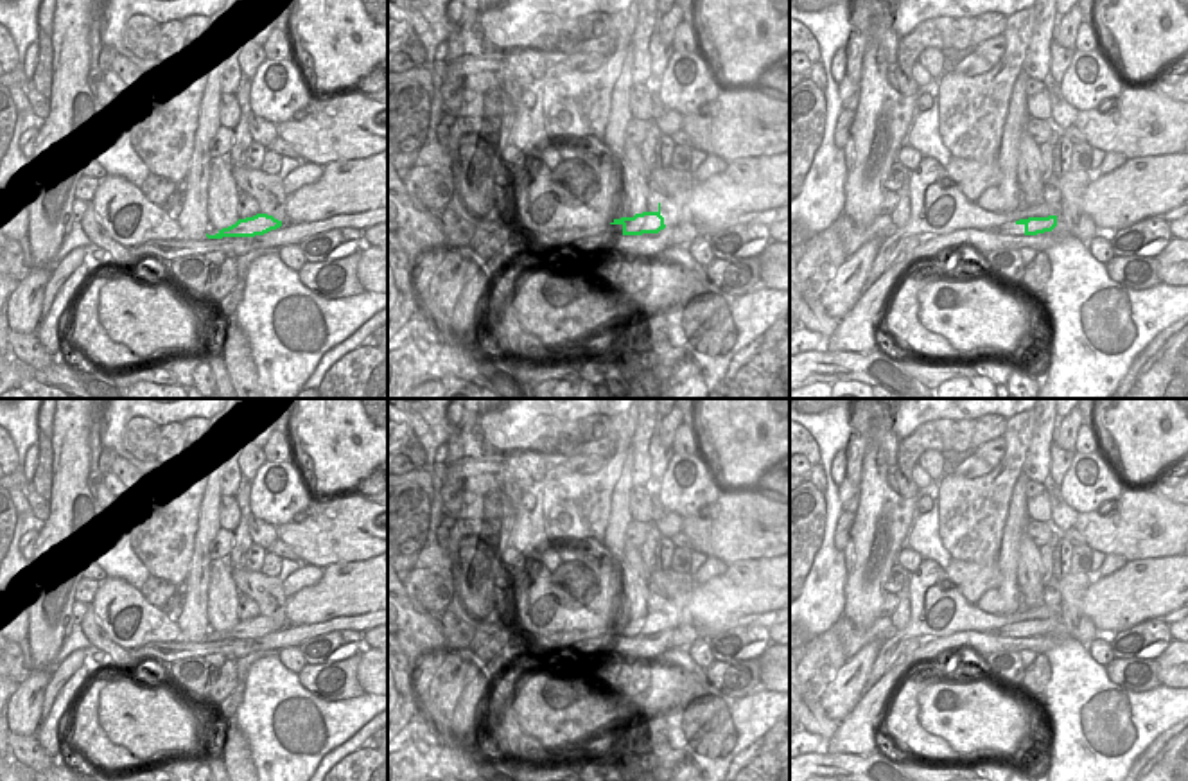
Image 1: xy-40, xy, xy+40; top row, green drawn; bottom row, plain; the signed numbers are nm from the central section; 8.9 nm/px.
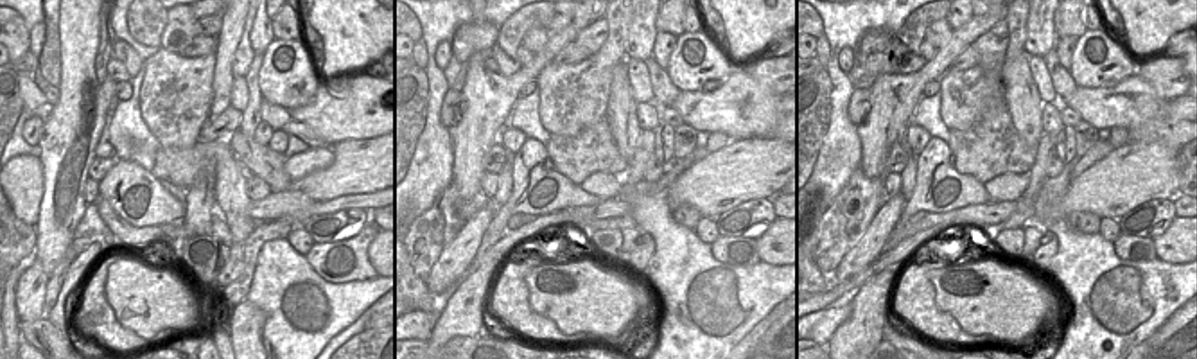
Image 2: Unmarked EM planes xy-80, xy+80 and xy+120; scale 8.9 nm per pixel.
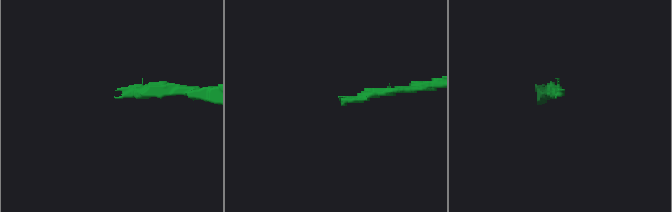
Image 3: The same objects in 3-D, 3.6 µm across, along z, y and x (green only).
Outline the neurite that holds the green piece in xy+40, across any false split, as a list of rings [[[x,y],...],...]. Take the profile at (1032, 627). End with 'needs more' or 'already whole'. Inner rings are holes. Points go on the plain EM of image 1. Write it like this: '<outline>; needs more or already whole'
[[[1059,618],[1010,623],[991,634],[996,634],[1000,637],[1037,637],[1052,634],[1055,628],[1059,628]]]; needs more

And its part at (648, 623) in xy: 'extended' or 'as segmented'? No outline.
extended

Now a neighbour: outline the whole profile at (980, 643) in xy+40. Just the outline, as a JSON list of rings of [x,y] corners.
[[[969,630],[953,634],[949,637],[930,639],[928,643],[921,645],[913,654],[899,655],[894,666],[904,664],[906,668],[910,668],[915,663],[930,661],[942,650],[967,648],[982,657],[987,657],[989,654],[994,652],[1021,652],[1021,650],[1030,650],[1041,655],[1055,648],[1057,645],[1059,645],[1057,634],[1044,634],[1037,637],[1000,637],[996,634],[980,634]]]

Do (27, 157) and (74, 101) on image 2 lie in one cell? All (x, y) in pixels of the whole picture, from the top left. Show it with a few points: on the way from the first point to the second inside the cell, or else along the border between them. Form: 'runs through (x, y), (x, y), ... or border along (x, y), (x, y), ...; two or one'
border along (38, 144), (43, 187); two

